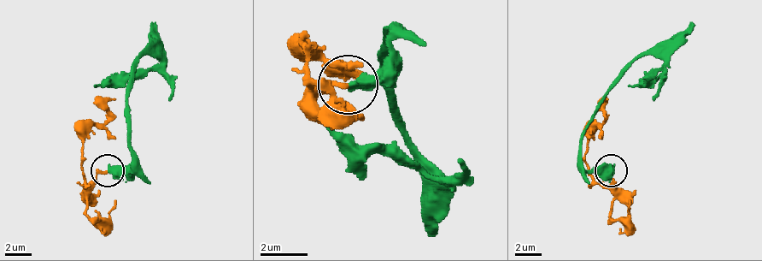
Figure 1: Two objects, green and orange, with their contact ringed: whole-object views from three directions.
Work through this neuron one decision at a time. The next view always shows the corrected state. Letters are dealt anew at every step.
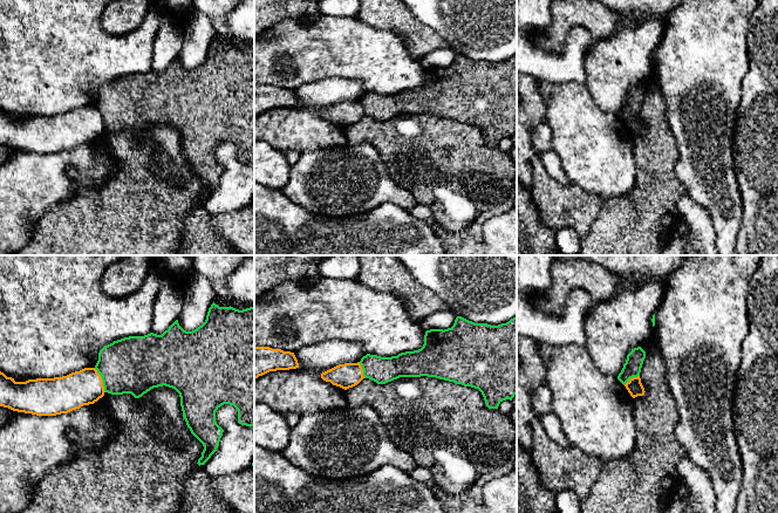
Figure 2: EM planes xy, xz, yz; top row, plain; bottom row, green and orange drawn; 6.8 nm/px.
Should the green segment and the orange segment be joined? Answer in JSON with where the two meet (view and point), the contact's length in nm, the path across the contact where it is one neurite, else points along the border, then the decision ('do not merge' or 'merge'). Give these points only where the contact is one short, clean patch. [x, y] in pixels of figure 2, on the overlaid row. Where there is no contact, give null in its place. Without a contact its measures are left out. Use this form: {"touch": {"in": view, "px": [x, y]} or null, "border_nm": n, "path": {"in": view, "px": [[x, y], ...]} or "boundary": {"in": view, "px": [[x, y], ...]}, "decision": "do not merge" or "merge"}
{"touch": {"in": "xy", "px": [102, 380]}, "border_nm": 190, "boundary": {"in": "xy", "px": [[94, 368], [100, 375], [106, 391]]}, "decision": "do not merge"}

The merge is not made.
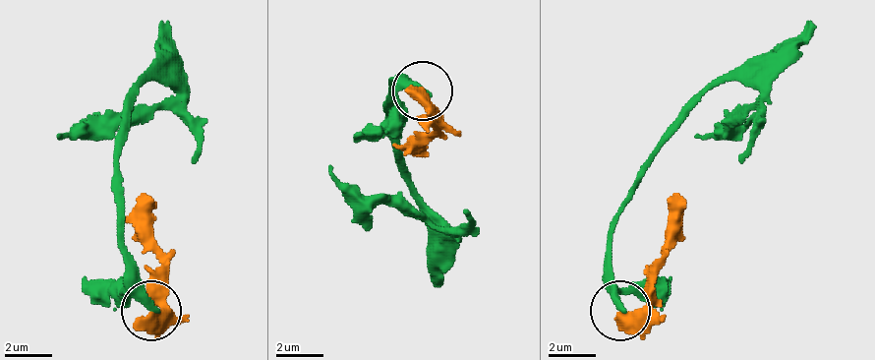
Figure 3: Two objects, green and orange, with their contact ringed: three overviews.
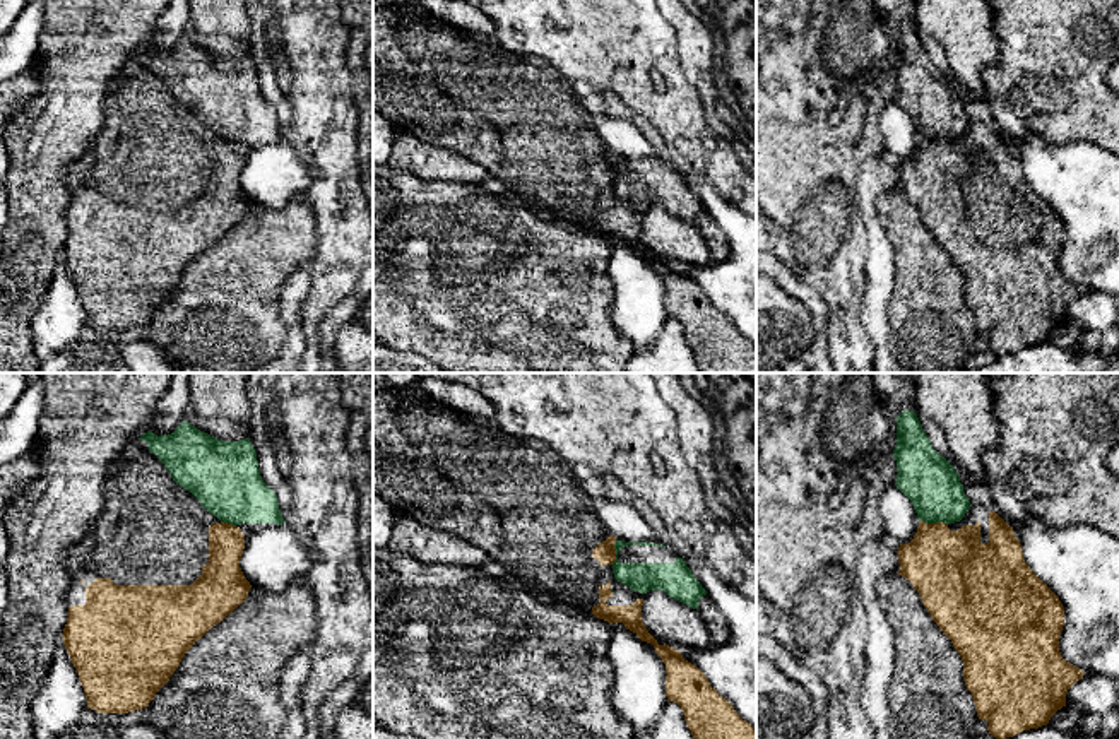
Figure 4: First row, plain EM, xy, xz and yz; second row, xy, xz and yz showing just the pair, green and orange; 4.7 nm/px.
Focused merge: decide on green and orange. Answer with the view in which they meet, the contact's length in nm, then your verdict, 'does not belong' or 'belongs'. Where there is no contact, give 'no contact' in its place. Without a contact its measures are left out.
meets green in yz; contact 130 nm long; does not belong

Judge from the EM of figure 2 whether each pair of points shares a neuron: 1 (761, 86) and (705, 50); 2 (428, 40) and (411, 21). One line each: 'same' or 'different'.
1: different
2: same

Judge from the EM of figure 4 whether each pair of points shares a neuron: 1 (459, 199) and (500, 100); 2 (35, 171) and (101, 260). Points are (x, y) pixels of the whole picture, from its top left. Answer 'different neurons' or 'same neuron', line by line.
1: different neurons
2: different neurons

